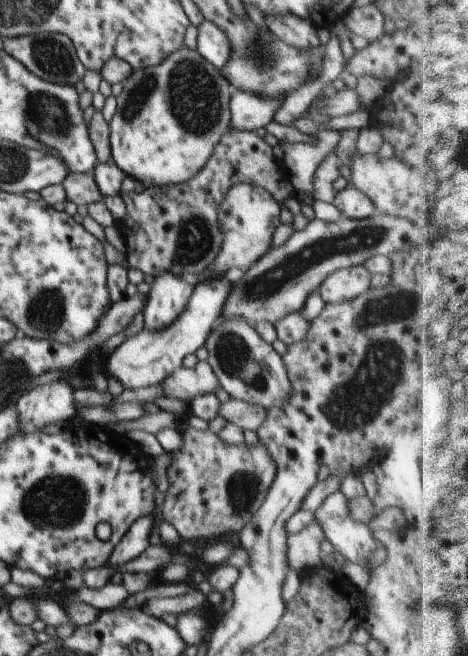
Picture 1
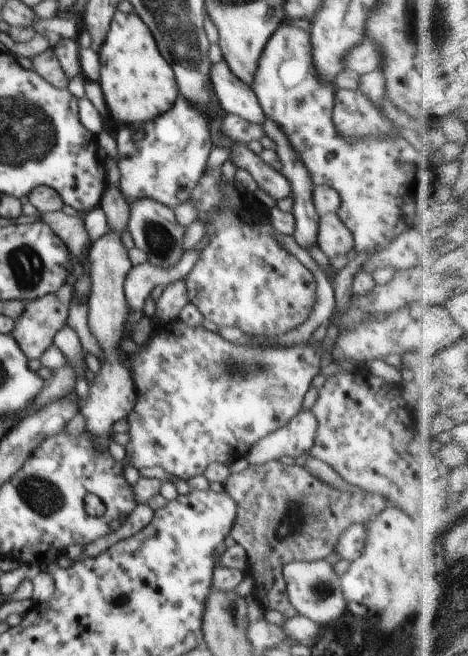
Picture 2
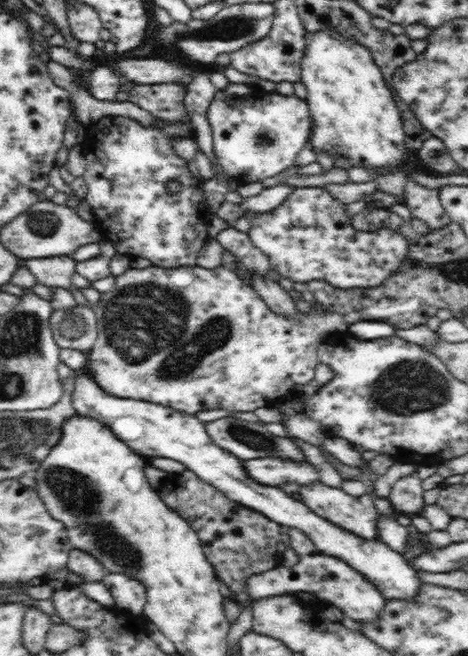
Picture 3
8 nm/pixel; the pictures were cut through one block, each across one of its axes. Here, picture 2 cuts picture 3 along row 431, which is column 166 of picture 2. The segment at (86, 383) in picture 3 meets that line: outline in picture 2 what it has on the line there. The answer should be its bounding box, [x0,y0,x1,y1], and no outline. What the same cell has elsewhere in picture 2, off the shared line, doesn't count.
[115,95,214,208]

